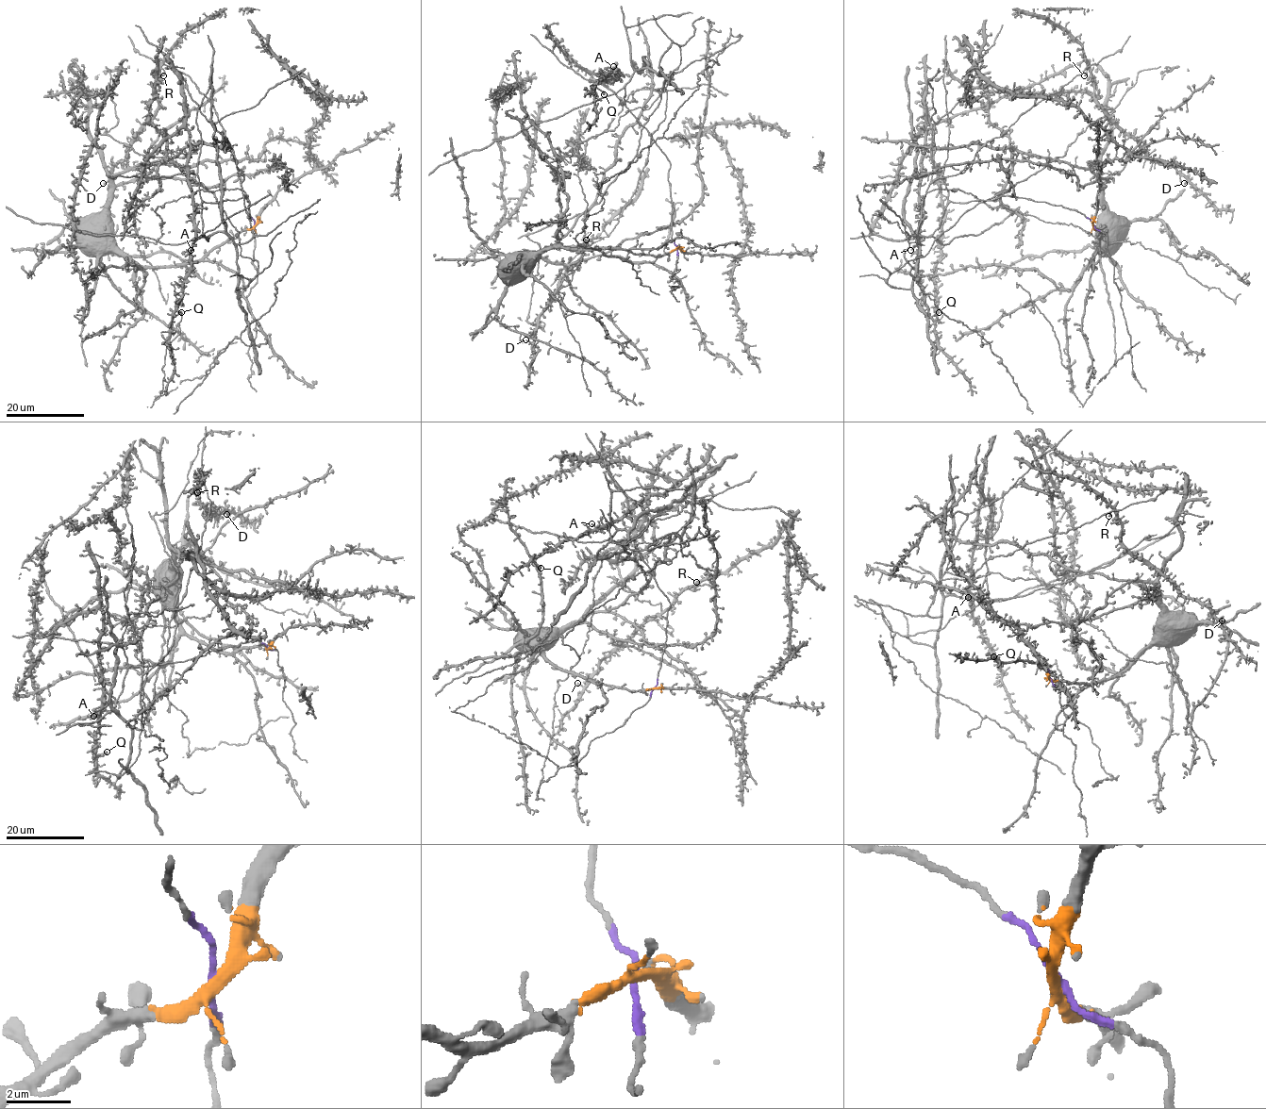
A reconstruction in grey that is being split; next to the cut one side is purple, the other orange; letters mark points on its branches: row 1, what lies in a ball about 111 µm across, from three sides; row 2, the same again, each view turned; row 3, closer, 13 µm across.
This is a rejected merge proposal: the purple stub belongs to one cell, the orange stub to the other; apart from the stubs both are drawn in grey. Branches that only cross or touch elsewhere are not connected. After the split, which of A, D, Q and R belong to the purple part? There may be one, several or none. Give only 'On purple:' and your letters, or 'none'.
On purple: A, D, Q, R

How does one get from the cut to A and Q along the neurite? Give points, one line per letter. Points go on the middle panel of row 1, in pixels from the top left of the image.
A: (676, 248), (672, 239), (668, 180), (671, 162), (648, 130), (603, 84), (616, 75), (613, 66)
Q: (676, 248), (672, 239), (671, 162), (648, 130), (603, 84), (617, 74), (608, 74), (595, 86), (605, 94)

